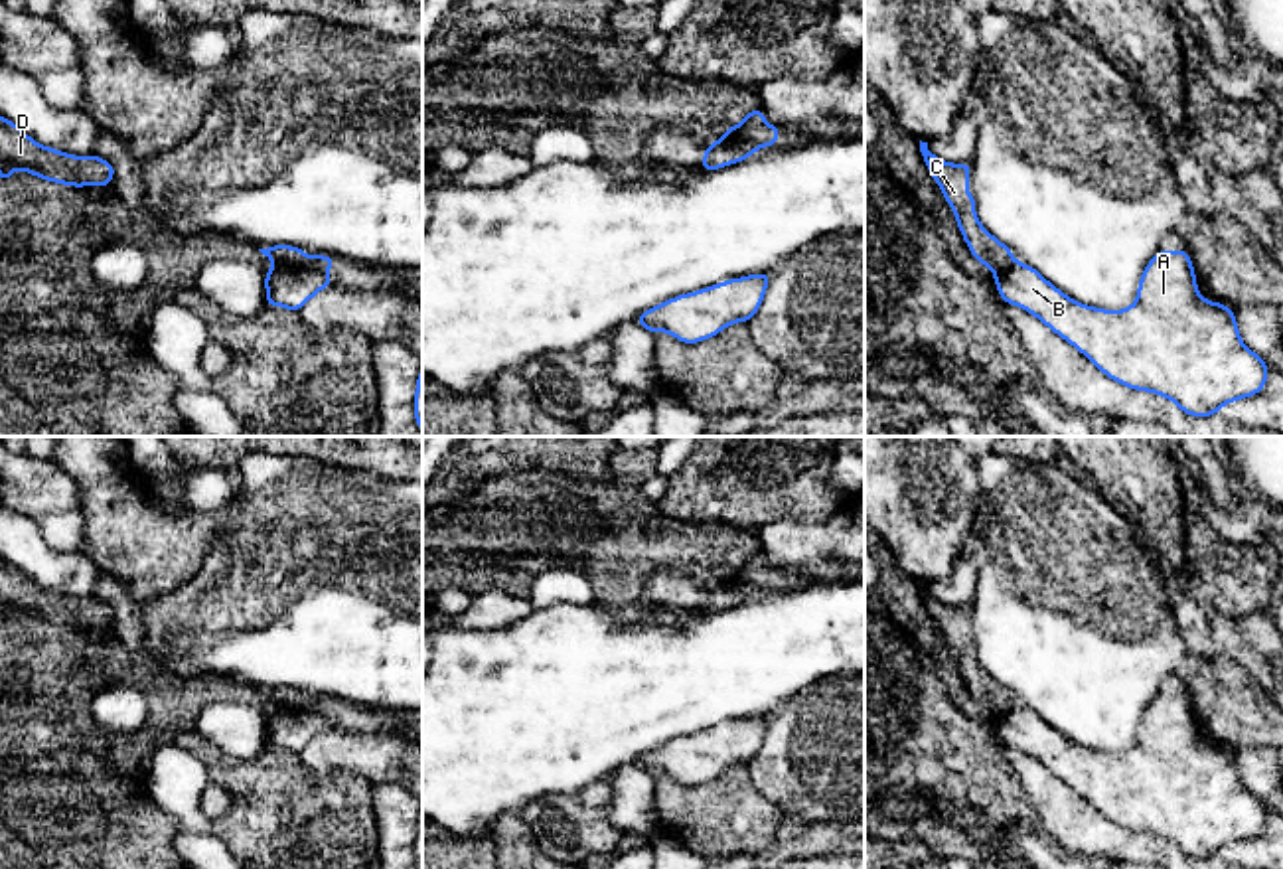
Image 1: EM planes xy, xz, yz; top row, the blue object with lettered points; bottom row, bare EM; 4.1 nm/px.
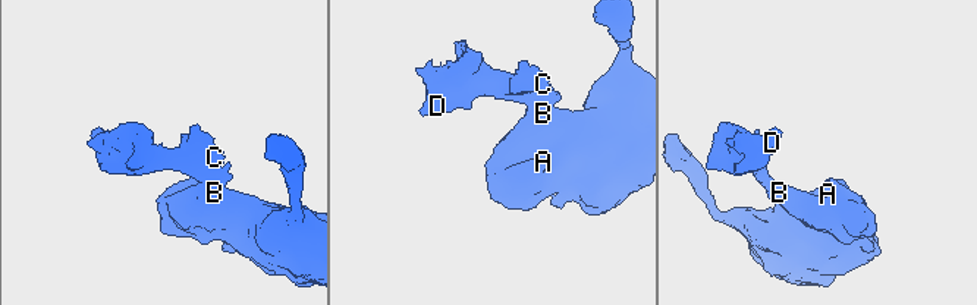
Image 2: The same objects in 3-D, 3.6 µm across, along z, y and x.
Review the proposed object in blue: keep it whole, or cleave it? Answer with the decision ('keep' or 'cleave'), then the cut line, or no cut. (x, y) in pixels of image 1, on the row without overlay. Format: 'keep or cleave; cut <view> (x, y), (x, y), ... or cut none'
cleave; cut xy (275, 704), (310, 706), (324, 715)

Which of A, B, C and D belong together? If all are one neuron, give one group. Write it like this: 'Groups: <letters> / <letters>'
Groups: A B / C D

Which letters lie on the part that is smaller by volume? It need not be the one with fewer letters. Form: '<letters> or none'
C, D

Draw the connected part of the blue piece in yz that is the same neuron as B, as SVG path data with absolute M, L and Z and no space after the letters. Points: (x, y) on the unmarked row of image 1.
M1159 691L1143 713L1135 747L1119 754L1076 745L1019 703L995 719L995 725L1007 747L1034 756L1109 822L1129 831L1159 835L1186 857L1216 857L1226 845L1251 839L1265 830L1265 802L1244 788L1234 752L1200 739L1186 691Z

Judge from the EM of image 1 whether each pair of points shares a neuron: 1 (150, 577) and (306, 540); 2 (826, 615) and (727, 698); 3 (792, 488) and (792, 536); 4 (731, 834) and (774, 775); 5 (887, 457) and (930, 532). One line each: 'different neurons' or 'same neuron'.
1: different neurons
2: same neuron
3: different neurons
4: different neurons
5: same neuron

